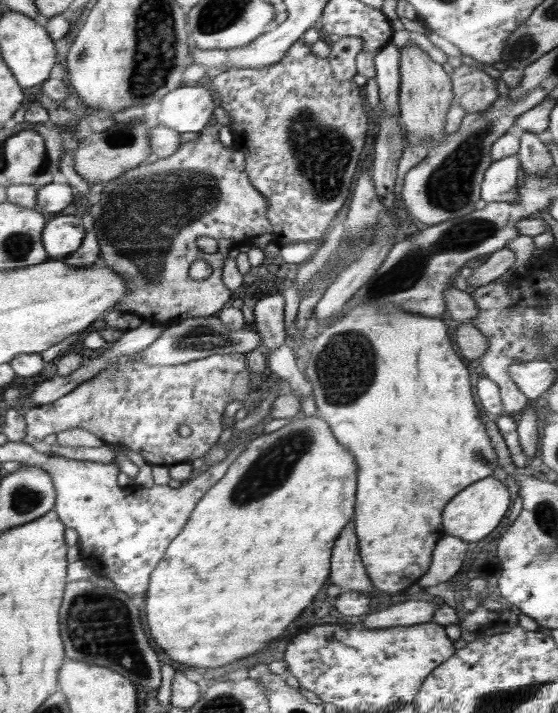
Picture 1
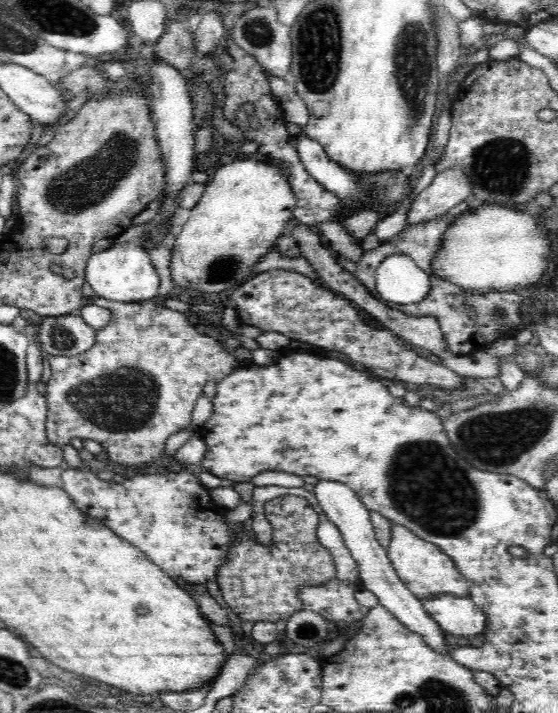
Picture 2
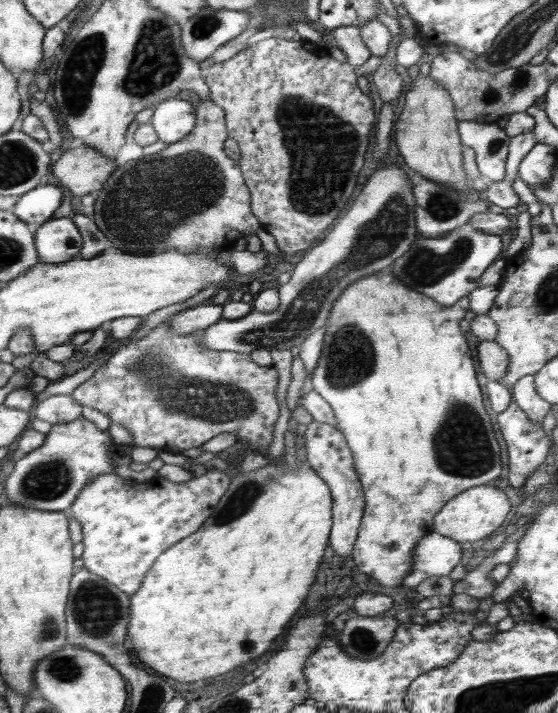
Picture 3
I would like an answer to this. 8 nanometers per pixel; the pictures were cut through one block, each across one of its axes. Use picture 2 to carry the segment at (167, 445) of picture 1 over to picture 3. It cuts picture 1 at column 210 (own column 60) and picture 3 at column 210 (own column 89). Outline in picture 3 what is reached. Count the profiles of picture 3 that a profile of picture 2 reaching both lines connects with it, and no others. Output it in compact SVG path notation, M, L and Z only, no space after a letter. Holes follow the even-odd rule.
M166 320L150 330L150 333L141 339L128 339L126 344L120 345L110 359L100 365L90 379L82 382L82 384L72 392L71 396L75 398L80 406L88 406L88 408L92 408L92 410L102 412L106 418L110 418L112 425L122 424L122 426L128 430L128 434L132 436L132 446L142 446L144 448L148 446L148 448L154 448L158 453L162 450L166 452L173 451L174 448L180 448L180 450L183 451L188 448L201 447L205 442L214 438L214 436L218 436L218 434L233 432L236 434L236 441L244 440L244 442L248 441L250 443L252 449L248 449L248 451L258 451L258 453L267 456L268 448L273 440L274 424L280 415L279 403L276 398L276 388L279 378L278 371L273 366L258 366L256 362L251 360L250 355L226 350L208 350L208 348L204 348L204 346L198 342L198 337L200 337L200 333L196 332L190 332L190 334L184 334L184 336L172 334L170 322Z

